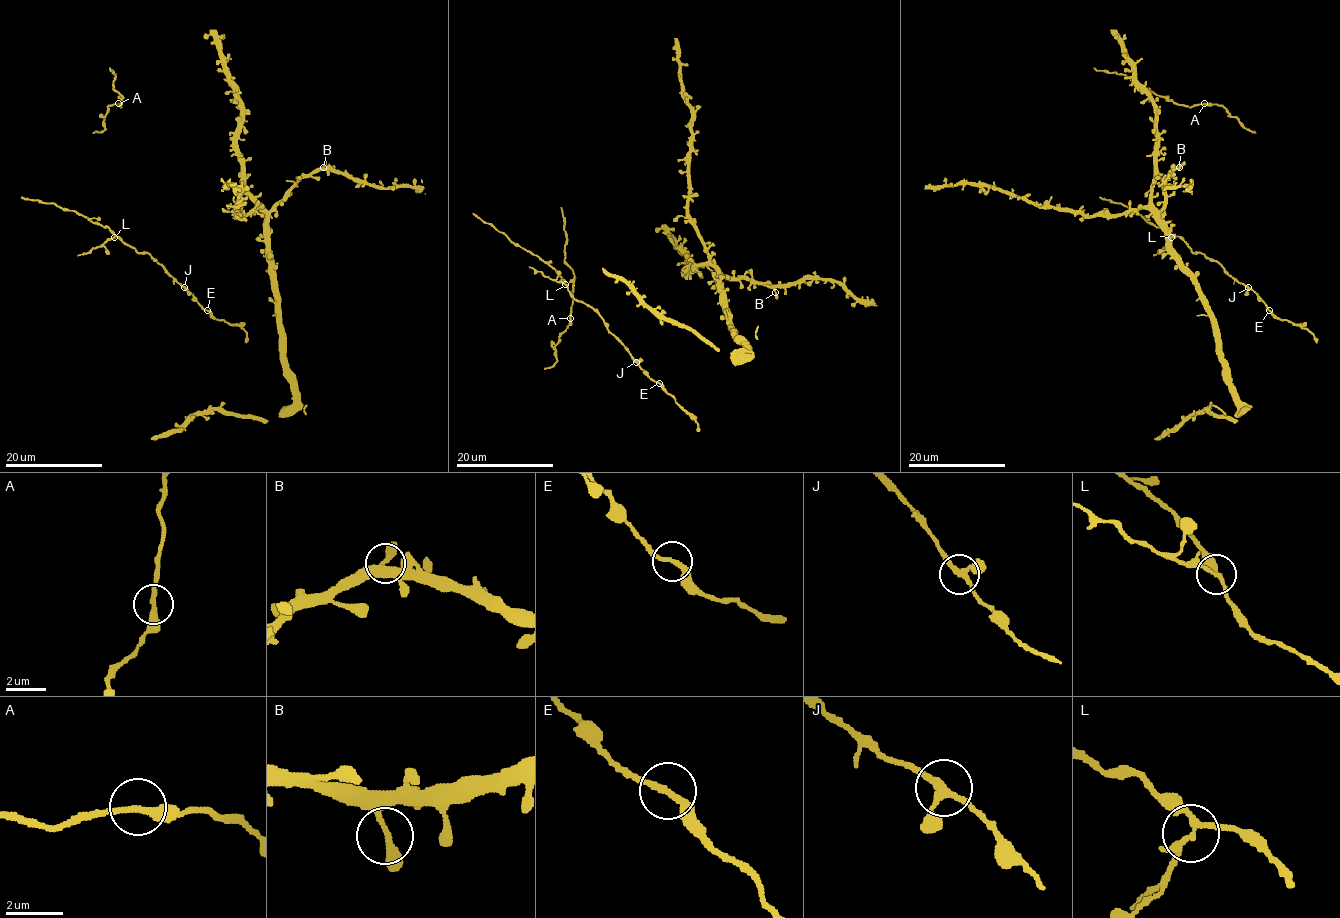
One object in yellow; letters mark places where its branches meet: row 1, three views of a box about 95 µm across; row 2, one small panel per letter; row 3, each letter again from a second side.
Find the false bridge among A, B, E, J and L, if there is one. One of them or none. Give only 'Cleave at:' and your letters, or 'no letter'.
Cleave at: L

